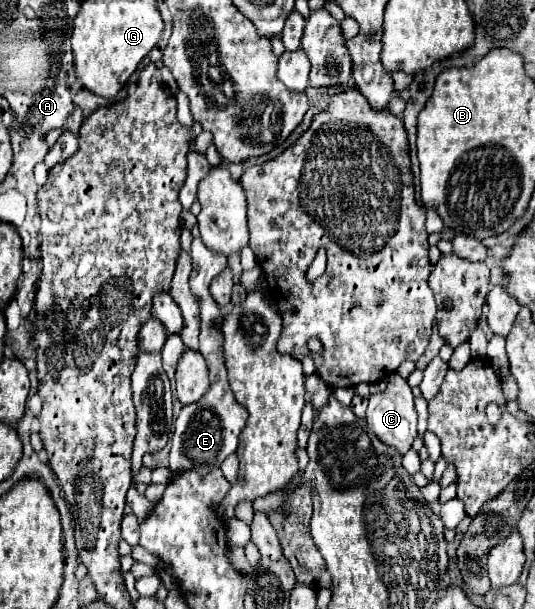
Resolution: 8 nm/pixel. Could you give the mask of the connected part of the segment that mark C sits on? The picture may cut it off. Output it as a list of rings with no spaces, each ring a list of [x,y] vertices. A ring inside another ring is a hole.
[[[392,374],[388,378],[388,386],[384,392],[370,396],[370,406],[366,412],[366,422],[370,424],[370,432],[378,436],[384,444],[396,448],[400,454],[406,454],[416,438],[416,410],[414,410],[414,396],[408,382],[400,374]]]

